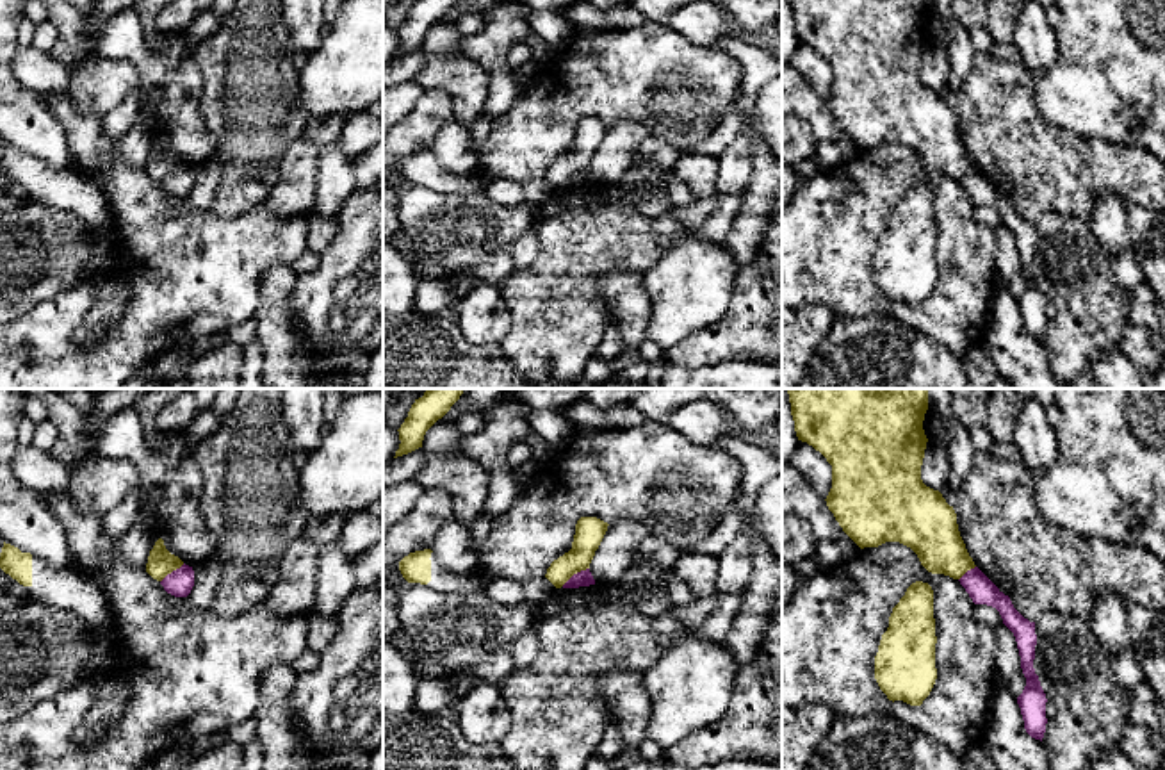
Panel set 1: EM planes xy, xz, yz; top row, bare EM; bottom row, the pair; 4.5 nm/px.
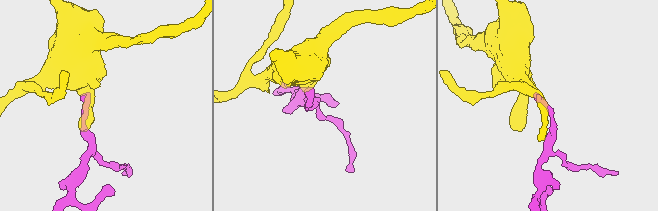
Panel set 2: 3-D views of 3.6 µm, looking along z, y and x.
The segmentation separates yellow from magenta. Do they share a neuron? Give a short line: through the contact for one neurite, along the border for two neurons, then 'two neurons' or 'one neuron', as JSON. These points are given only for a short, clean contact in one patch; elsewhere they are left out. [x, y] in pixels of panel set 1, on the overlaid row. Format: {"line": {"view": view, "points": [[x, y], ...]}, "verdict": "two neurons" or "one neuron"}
{"line": {"view": "xz", "points": [[588, 567], [574, 573], [562, 585]]}, "verdict": "two neurons"}

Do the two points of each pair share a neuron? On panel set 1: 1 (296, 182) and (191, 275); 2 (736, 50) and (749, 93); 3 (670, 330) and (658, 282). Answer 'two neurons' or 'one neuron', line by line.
1: two neurons
2: one neuron
3: one neuron

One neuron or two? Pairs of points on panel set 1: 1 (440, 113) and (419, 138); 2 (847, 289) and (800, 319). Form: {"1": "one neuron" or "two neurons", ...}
{"1": "one neuron", "2": "two neurons"}

